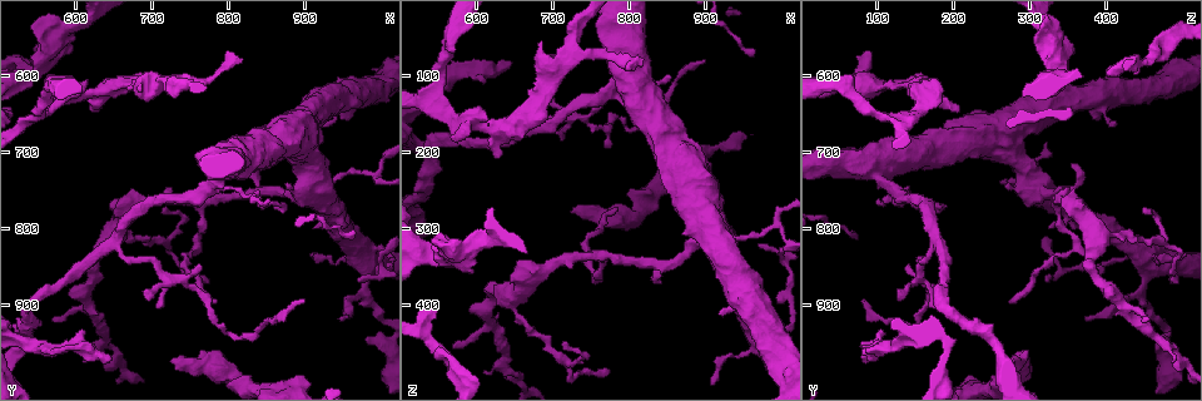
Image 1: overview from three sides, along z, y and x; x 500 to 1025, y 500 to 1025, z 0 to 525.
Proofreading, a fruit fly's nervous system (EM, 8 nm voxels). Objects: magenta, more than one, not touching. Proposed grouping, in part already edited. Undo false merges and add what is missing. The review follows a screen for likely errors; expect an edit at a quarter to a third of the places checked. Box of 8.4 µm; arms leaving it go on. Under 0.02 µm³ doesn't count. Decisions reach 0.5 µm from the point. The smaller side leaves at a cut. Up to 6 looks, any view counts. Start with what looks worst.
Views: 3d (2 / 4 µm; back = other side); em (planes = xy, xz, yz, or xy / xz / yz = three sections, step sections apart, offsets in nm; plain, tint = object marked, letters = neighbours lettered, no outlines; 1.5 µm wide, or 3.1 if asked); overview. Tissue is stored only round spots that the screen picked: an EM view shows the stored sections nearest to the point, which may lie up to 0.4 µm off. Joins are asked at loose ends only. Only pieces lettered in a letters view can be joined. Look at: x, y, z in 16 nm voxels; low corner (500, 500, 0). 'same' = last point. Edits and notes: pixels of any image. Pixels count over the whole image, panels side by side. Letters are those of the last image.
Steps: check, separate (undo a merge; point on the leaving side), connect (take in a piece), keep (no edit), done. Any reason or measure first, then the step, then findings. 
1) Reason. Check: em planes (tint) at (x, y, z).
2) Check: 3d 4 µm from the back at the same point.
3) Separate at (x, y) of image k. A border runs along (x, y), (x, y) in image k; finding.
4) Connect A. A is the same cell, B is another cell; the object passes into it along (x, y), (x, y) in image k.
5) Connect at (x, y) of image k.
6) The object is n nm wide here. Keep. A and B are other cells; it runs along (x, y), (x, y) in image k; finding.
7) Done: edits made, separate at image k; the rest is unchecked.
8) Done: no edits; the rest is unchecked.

End of a long branch. Check: em planes (letters) at (720, 970, 280).

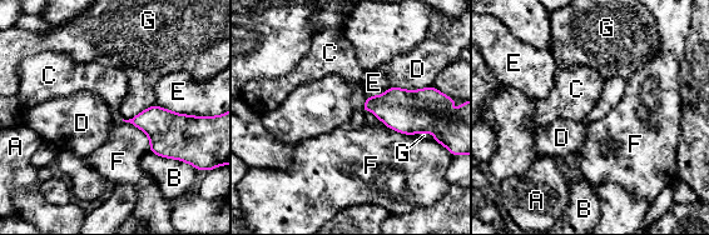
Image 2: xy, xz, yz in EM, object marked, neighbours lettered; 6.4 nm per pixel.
Keep. A, B, C, D, E, F and G are other cells; a border runs along (367, 96), (361, 110) in image 2; no lettered piece goes on from it.

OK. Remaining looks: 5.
Abrupt turn. Check: 3d 4 µm at (540, 900, 180).

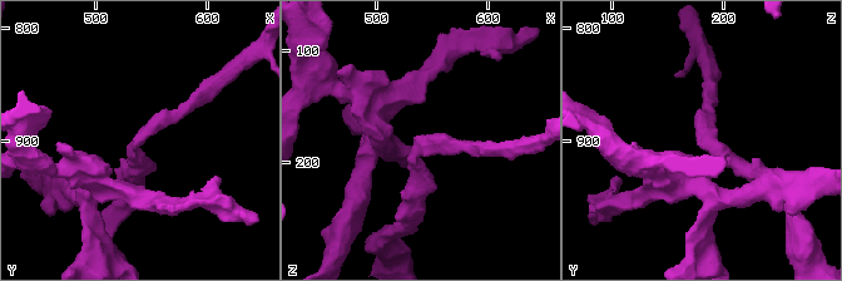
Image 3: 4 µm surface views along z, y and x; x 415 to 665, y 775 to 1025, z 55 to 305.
The arms are 170, 240 nm wide; shape alone is not enough. Check: em planes (tint) at (540, 902, 184).

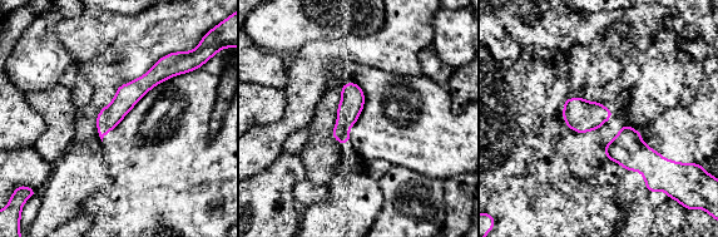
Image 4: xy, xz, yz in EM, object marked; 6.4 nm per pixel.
See the neighbours. Check: em planes (letters) at the same point.

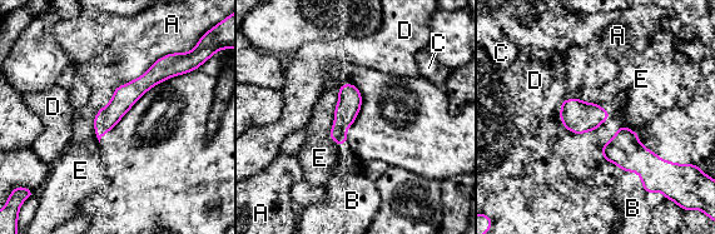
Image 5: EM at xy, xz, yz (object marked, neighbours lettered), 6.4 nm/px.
The object is 150 nm wide here. Keep. A, B, C, D and E are other cells; it runs along (167, 65), (104, 120), (99, 134) in image 5; one cell here.

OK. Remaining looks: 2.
Free end. Check: em planes (letters) at (610, 975, 485).

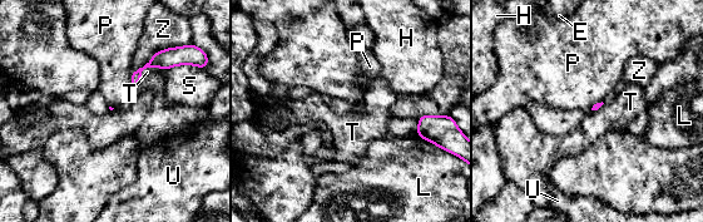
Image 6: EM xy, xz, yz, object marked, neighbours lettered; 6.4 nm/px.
Keep. E, H, L, P, S, T, U and Z are other cells; a border runs along (163, 70), (147, 67), (139, 75) in image 6; no lettered piece goes on from it.

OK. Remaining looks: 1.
Done: no edits; the rest is unchecked.

